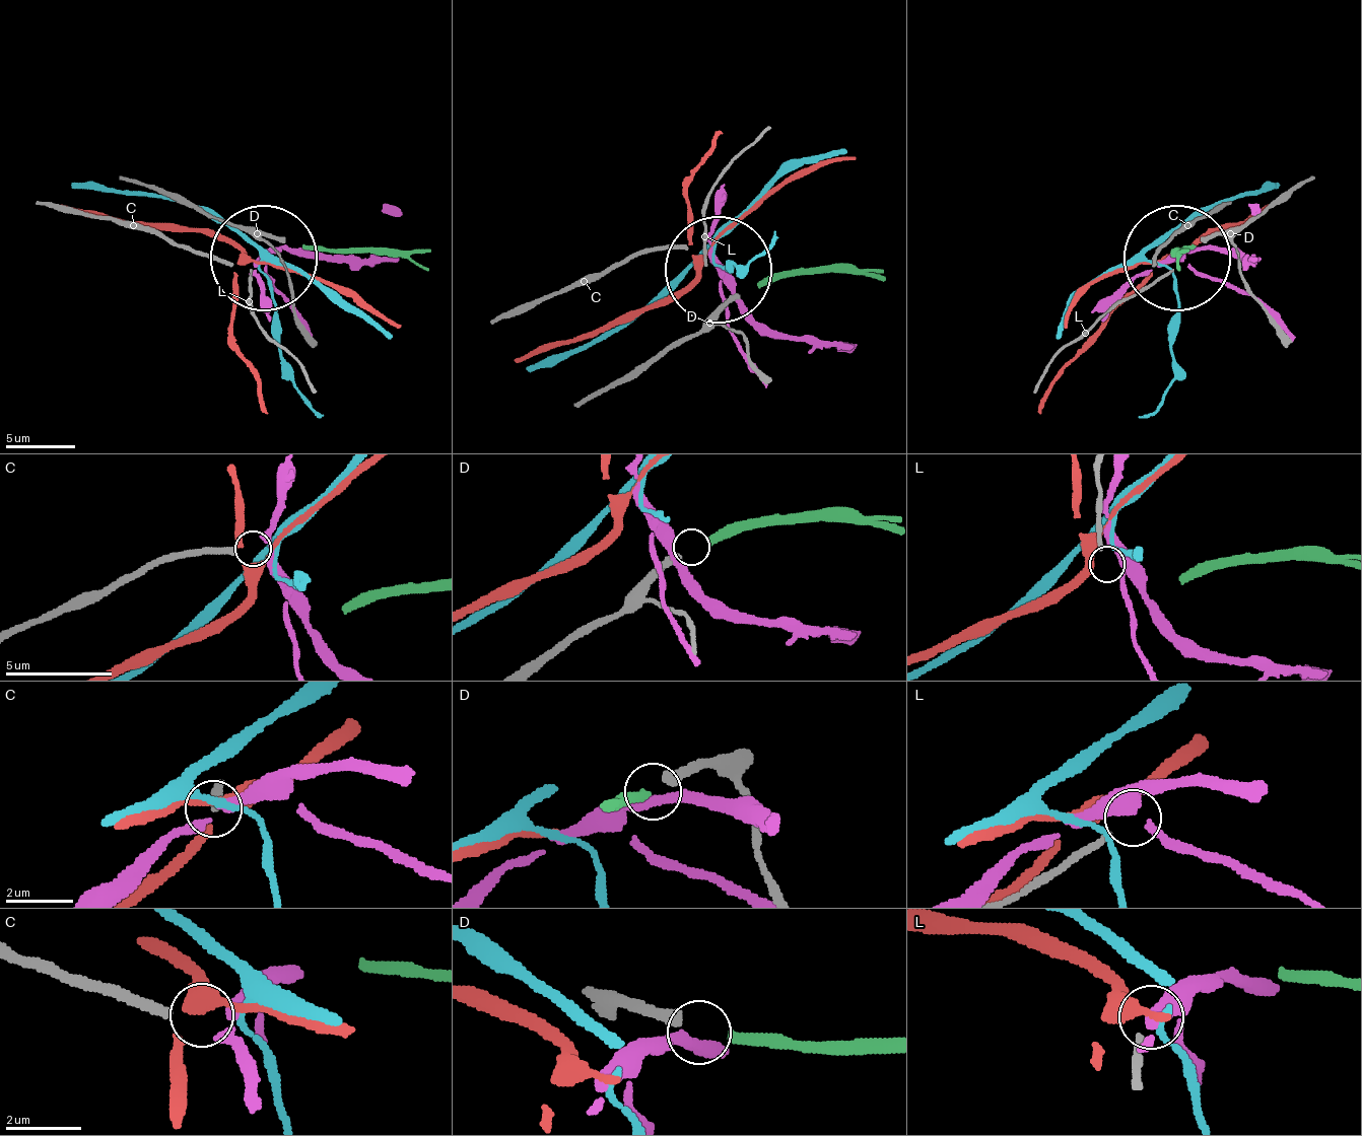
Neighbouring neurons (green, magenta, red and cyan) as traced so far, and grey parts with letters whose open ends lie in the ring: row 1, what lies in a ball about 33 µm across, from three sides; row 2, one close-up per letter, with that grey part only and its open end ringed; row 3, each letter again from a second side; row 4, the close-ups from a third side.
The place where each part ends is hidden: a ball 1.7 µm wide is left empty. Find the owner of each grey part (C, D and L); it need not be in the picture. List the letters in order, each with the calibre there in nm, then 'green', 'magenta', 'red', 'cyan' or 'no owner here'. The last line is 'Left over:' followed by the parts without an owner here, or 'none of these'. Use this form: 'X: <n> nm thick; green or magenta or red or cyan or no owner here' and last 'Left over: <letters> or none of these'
C: 280 nm thick; magenta
D: 340 nm thick; green
L: 180 nm thick; no owner here
Left over: L

